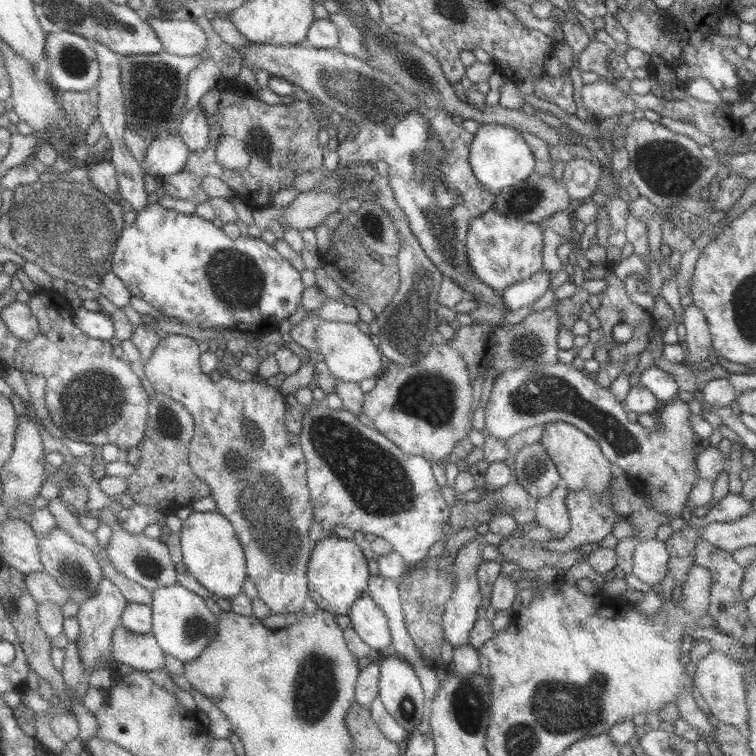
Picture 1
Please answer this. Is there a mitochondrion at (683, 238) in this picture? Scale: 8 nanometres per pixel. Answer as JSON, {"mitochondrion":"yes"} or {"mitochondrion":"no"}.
{"mitochondrion":"no"}

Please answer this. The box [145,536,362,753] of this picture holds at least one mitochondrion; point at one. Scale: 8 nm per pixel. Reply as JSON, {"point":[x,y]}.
{"point":[316,683]}

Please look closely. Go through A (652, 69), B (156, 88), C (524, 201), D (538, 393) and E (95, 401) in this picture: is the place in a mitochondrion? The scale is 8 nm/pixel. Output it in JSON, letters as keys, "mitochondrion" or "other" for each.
{"A":"other","B":"mitochondrion","C":"mitochondrion","D":"mitochondrion","E":"mitochondrion"}

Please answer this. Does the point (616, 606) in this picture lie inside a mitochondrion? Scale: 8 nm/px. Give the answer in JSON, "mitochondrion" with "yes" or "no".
{"mitochondrion":"no"}

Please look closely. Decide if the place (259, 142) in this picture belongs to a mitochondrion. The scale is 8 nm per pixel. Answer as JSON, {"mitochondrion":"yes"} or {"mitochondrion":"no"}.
{"mitochondrion":"yes"}

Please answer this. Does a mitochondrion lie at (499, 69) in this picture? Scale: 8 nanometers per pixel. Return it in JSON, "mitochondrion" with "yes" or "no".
{"mitochondrion":"no"}

